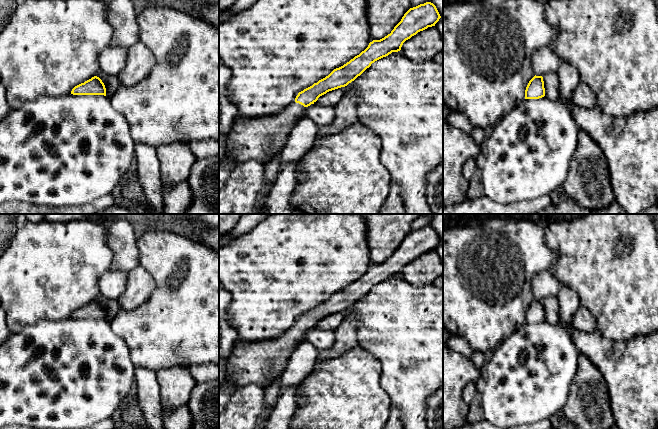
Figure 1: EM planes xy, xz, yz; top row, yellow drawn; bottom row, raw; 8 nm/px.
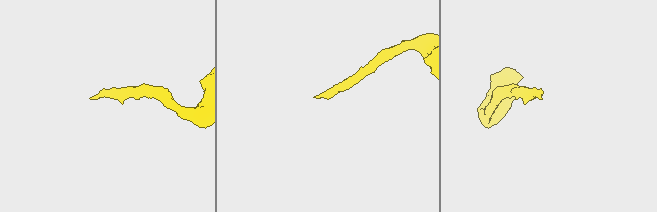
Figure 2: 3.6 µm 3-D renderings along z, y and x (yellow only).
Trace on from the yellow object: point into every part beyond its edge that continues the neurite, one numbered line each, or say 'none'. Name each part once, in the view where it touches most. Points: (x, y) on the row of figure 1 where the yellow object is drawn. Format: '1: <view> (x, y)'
1: xz (261, 139)

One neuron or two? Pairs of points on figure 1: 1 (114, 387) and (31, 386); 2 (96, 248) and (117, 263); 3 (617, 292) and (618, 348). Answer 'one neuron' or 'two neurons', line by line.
1: one neuron
2: two neurons
3: two neurons

